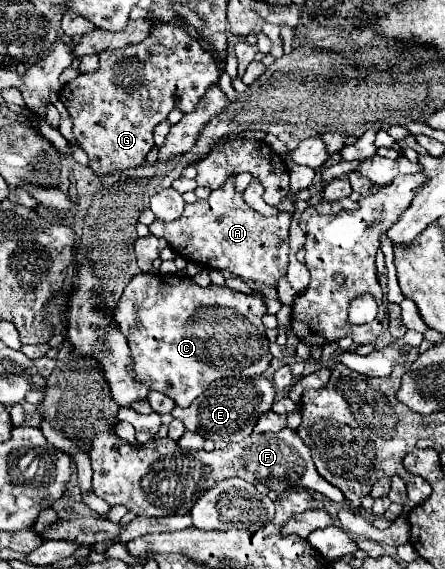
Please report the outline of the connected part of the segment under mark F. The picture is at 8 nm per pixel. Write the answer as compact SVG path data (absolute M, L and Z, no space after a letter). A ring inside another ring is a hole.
M290 427L266 435L252 433L246 437L246 441L230 443L228 447L214 451L182 449L176 445L176 441L170 441L170 437L150 439L140 449L136 449L116 435L98 433L90 451L90 459L94 469L94 493L110 505L126 505L132 513L146 517L190 513L194 501L198 501L206 489L228 477L242 477L252 485L262 483L274 493L306 487L322 493L330 501L346 503L342 491L318 475L310 449Z

